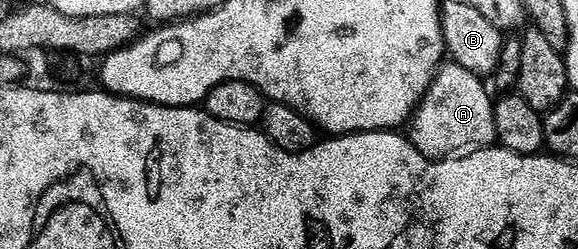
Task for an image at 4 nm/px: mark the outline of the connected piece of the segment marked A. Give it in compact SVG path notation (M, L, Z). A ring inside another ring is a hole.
M455 62L443 66L434 76L432 85L423 95L422 102L418 104L418 109L414 112L412 122L408 127L410 142L425 159L437 161L454 157L459 153L469 152L471 149L491 146L497 140L496 117L494 116L495 100L490 99L490 95L492 96L491 88L487 84L486 88L482 83L485 82L479 76L468 73L468 69L464 69L459 63Z

